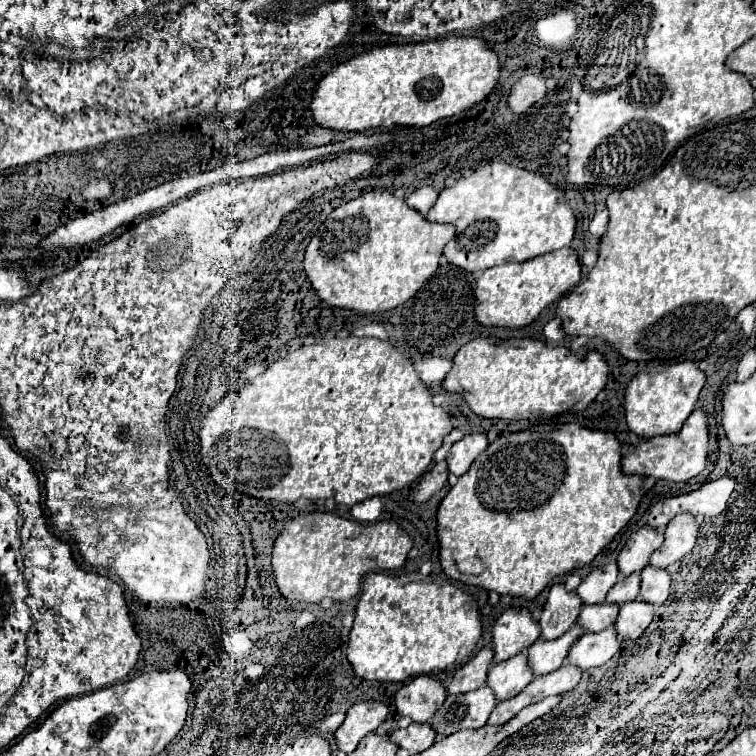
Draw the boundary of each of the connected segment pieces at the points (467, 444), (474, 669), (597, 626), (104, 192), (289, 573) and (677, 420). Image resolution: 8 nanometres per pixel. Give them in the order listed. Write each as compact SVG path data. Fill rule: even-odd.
M473 432L473 434L465 436L463 440L455 442L445 458L449 474L455 474L455 476L465 474L469 470L471 462L481 454L481 450L487 448L487 444L489 442L487 442L485 434L481 434L481 432Z
M481 648L469 662L465 662L461 668L455 670L455 676L453 676L447 692L463 694L463 692L471 692L471 690L485 686L491 662L493 662L493 650Z
M603 602L601 606L583 606L583 610L577 618L577 624L581 628L585 628L587 632L601 632L617 620L619 608L621 606L607 604L607 602Z
M95 180L89 186L83 188L83 196L87 200L95 200L95 198L107 198L113 192L113 184L109 180Z
M311 512L285 522L281 534L275 538L273 544L271 570L281 596L285 596L287 600L319 604L323 598L331 598L337 602L347 602L361 590L361 580L365 574L377 570L401 568L411 546L413 546L411 538L393 520L363 524L363 522L341 518L335 512Z
M685 360L671 366L661 366L657 372L639 372L625 390L625 420L633 434L643 438L655 438L663 434L679 434L685 418L695 410L695 402L705 384L705 374L697 368L697 362Z

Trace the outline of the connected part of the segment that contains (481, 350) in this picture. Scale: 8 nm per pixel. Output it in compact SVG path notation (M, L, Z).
M475 338L455 354L443 390L459 394L481 418L551 420L553 416L585 410L607 384L607 376L605 358L587 348L571 352L565 346L553 348L531 338L523 338L523 346Z

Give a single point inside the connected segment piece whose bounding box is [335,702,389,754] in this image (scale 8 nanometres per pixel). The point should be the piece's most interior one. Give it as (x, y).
(364, 717)

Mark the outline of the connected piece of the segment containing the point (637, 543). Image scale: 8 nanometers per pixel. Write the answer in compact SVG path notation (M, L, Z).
M641 526L639 530L635 530L631 534L631 538L627 540L625 548L619 552L617 564L619 564L619 572L623 576L629 576L633 572L641 572L653 550L659 548L663 544L663 530L653 530L651 526Z

